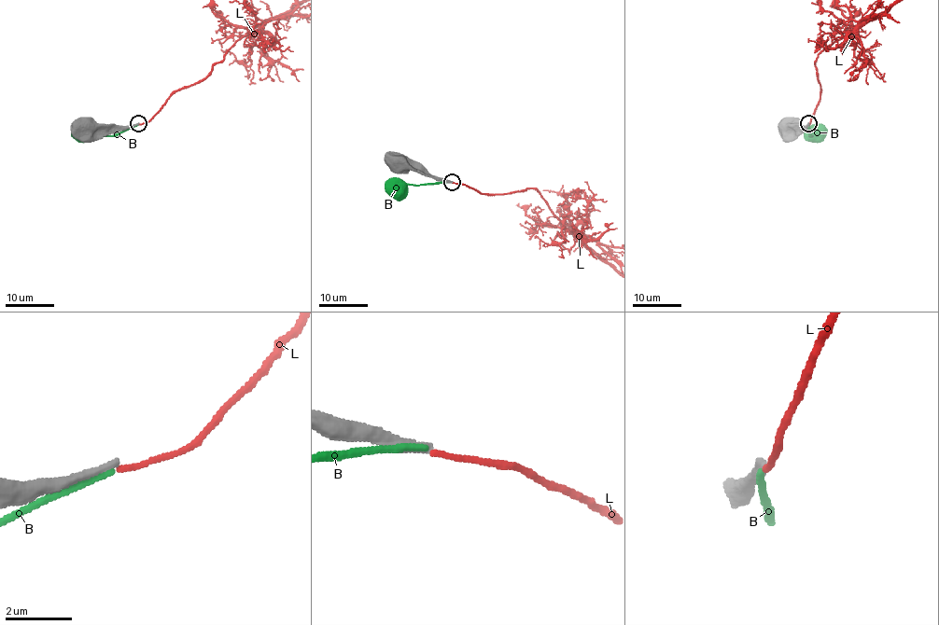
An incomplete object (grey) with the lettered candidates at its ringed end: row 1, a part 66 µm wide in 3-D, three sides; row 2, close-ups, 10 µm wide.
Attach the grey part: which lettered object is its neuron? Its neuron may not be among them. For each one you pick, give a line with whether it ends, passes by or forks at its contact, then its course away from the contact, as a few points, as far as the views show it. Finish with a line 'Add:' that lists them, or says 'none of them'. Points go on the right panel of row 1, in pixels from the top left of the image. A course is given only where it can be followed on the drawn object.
Add: none of them

